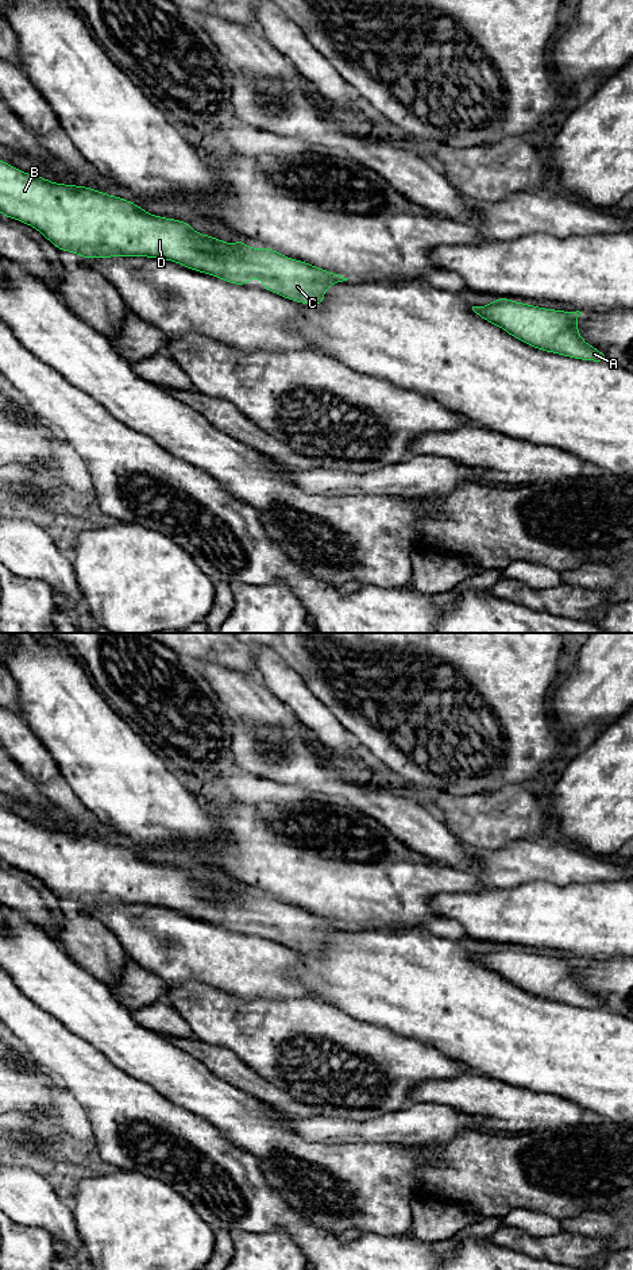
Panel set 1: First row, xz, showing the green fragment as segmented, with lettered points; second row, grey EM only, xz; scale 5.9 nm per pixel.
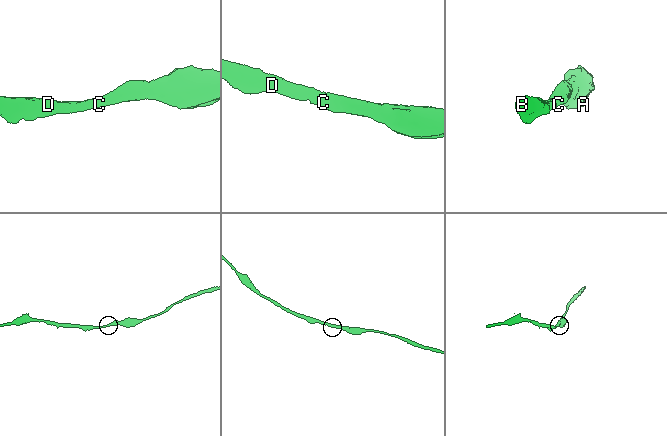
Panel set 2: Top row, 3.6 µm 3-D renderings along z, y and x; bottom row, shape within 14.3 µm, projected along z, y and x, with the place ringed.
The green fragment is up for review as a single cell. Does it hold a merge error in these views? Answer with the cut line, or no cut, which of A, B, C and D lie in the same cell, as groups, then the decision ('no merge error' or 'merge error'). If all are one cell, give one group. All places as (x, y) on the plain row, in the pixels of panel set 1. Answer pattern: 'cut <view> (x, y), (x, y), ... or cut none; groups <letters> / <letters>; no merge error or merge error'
cut none; groups A B C D; no merge error

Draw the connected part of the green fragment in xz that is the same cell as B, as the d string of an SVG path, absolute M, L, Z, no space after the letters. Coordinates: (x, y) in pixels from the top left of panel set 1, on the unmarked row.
M1 807L0 860L5 865L34 875L59 899L70 899L80 906L161 906L240 934L259 924L262 937L313 954L324 950L328 935L348 927L306 910L283 904L271 896L252 896L243 888L225 891L209 883L201 883L185 869L150 862L135 850L119 844L112 845L86 834L51 830L40 823L27 822Z

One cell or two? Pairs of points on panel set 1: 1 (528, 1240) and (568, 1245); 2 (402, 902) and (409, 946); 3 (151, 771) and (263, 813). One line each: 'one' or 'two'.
1: one
2: two
3: two

